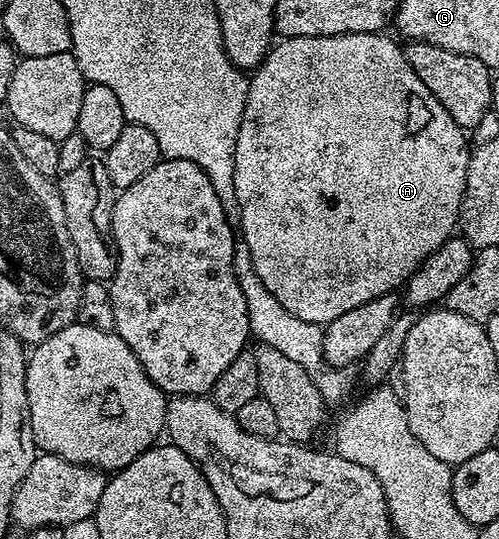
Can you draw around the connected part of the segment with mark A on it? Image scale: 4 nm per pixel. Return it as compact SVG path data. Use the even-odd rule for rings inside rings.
M386 33L282 39L271 46L265 61L249 76L248 82L250 88L246 94L240 133L236 137L234 202L238 219L242 222L240 239L248 245L256 277L264 281L268 293L272 293L272 297L276 297L276 301L292 313L292 317L319 325L336 321L340 313L348 313L348 309L357 309L368 301L376 301L376 297L397 292L414 270L455 234L470 164L467 132L458 127L456 121L448 117L448 109L444 109L444 105L428 93L428 85L424 85L424 81L416 77L416 69L408 65L405 50L397 47Z

